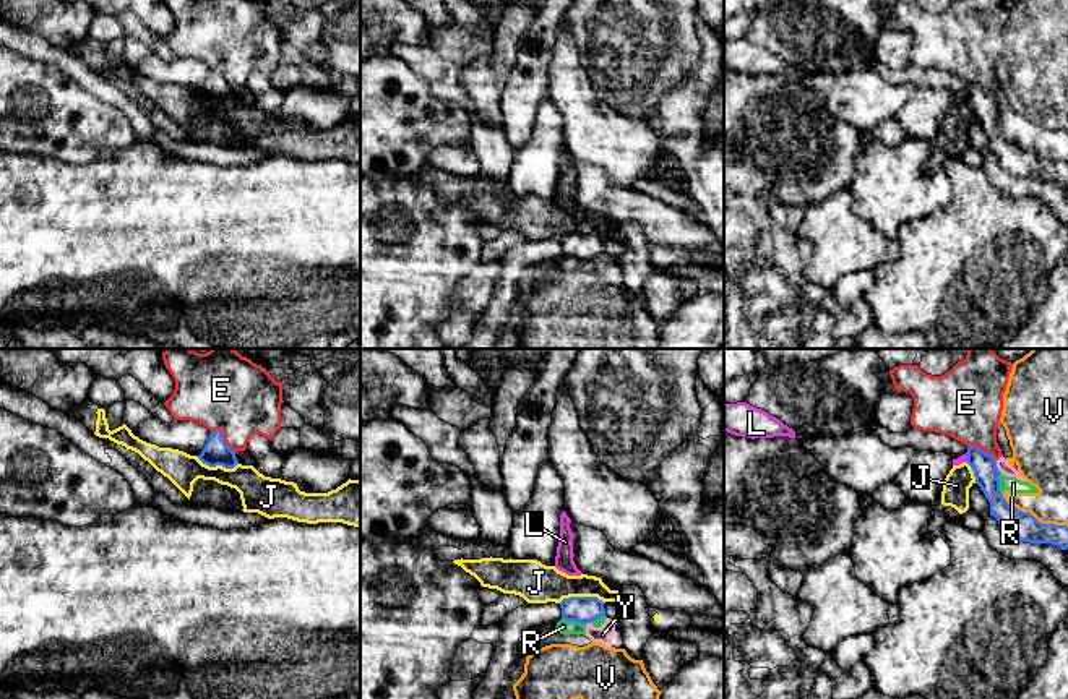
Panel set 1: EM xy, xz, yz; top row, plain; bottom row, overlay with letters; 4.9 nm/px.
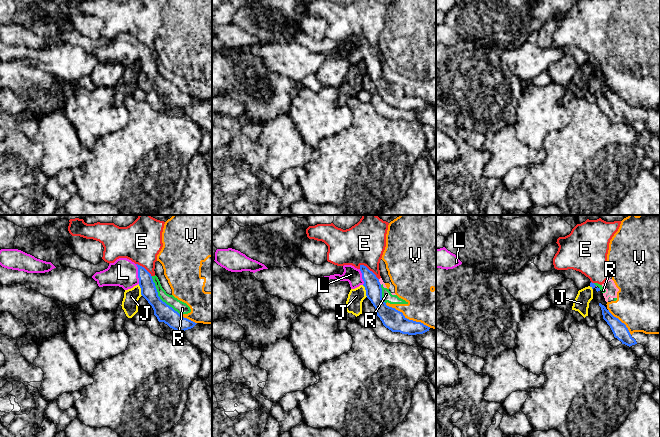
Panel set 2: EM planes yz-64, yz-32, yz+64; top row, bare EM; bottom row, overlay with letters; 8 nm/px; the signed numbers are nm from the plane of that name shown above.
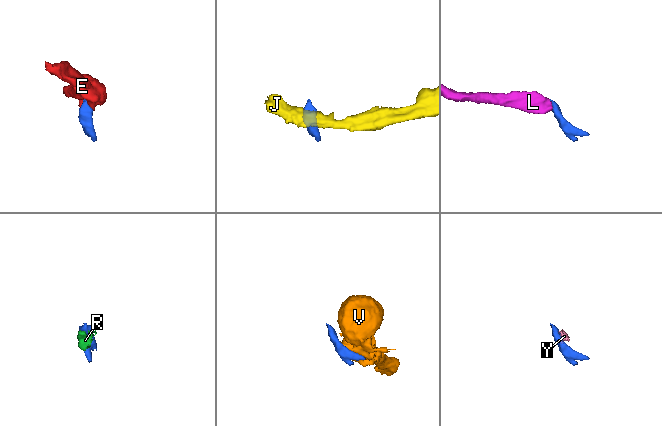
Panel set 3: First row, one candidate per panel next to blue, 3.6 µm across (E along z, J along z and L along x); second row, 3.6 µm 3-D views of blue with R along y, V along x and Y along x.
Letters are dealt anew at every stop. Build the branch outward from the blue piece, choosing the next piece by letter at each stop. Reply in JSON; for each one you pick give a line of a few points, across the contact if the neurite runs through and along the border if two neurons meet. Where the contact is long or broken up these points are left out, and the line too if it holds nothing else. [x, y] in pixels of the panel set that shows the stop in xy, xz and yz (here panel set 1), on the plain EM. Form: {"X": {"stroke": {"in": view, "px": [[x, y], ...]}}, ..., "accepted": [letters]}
{"L": {"stroke": {"in": "yz", "px": [[984, 102], [976, 94], [968, 94], [963, 94]]}}, "accepted": ["L"]}

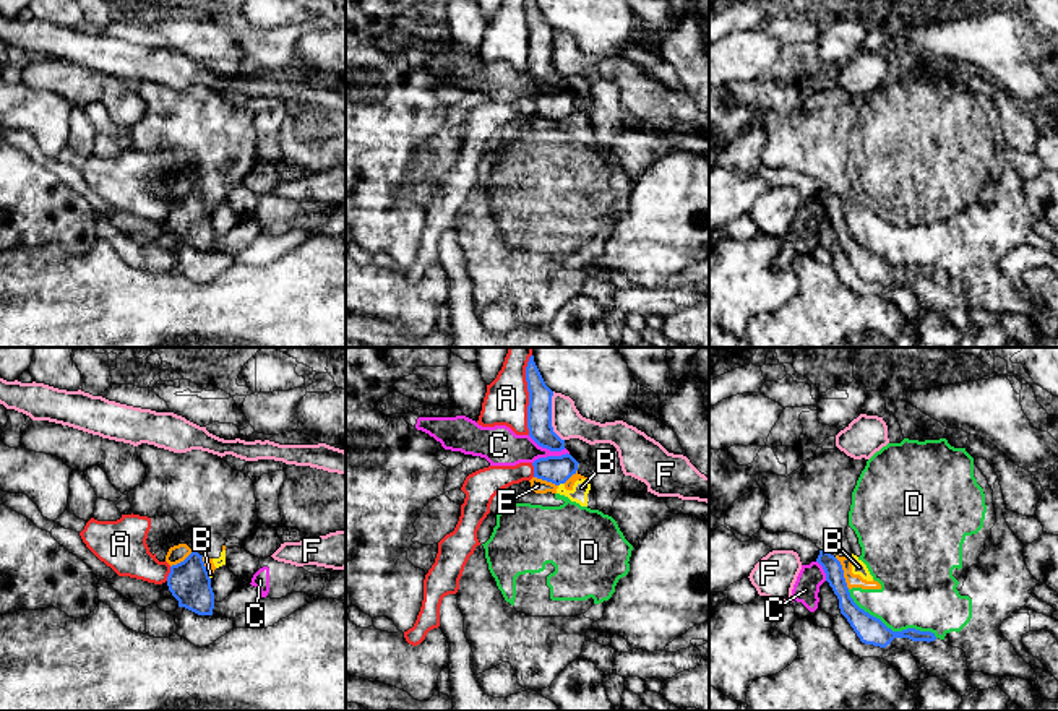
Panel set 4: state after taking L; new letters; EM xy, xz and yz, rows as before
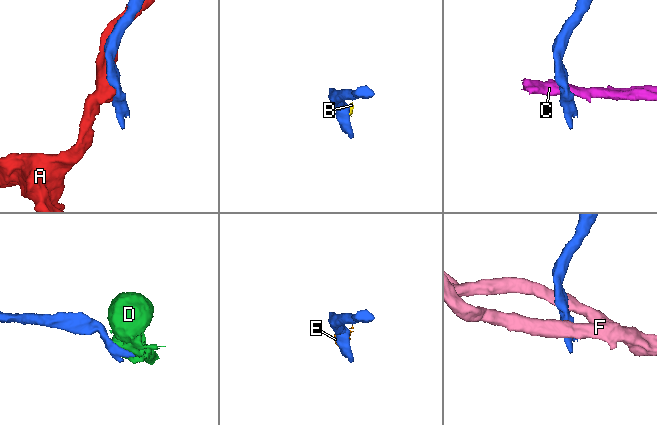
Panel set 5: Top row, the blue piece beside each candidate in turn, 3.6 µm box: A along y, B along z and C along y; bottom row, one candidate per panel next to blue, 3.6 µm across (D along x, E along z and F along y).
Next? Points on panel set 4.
{"accepted": []}

